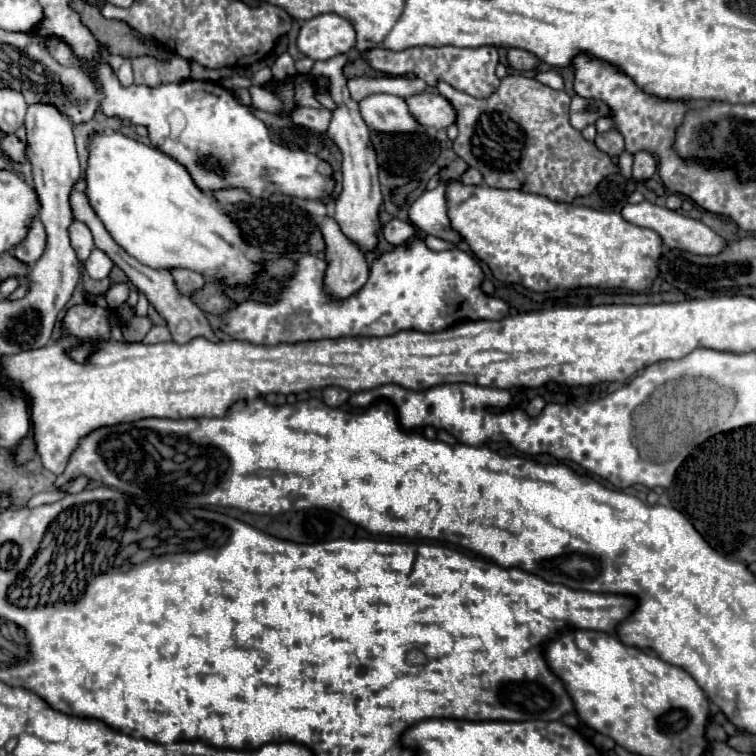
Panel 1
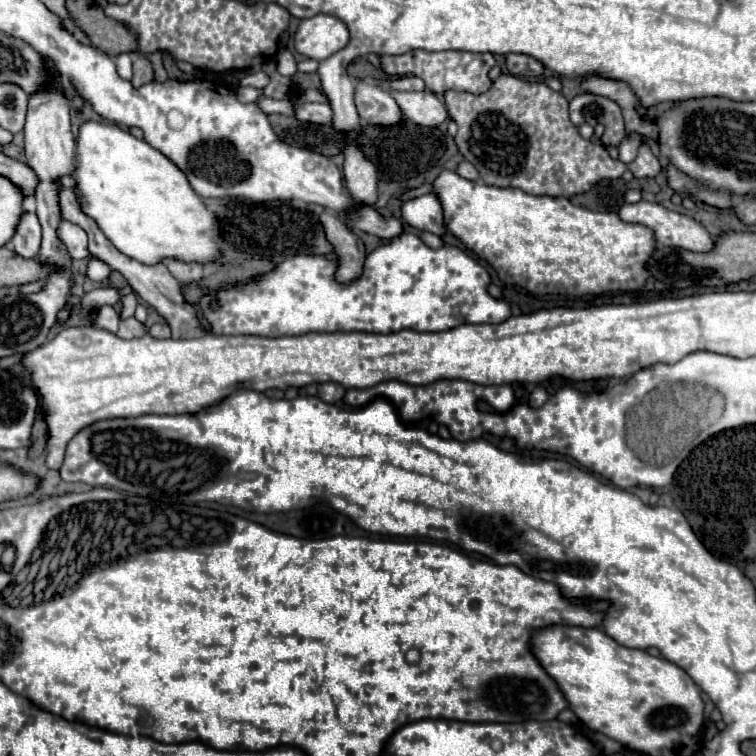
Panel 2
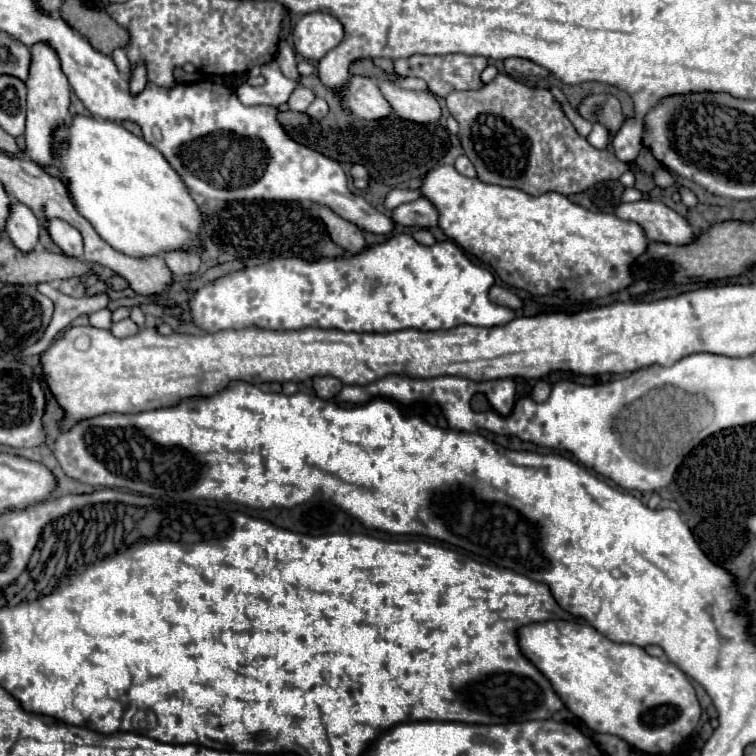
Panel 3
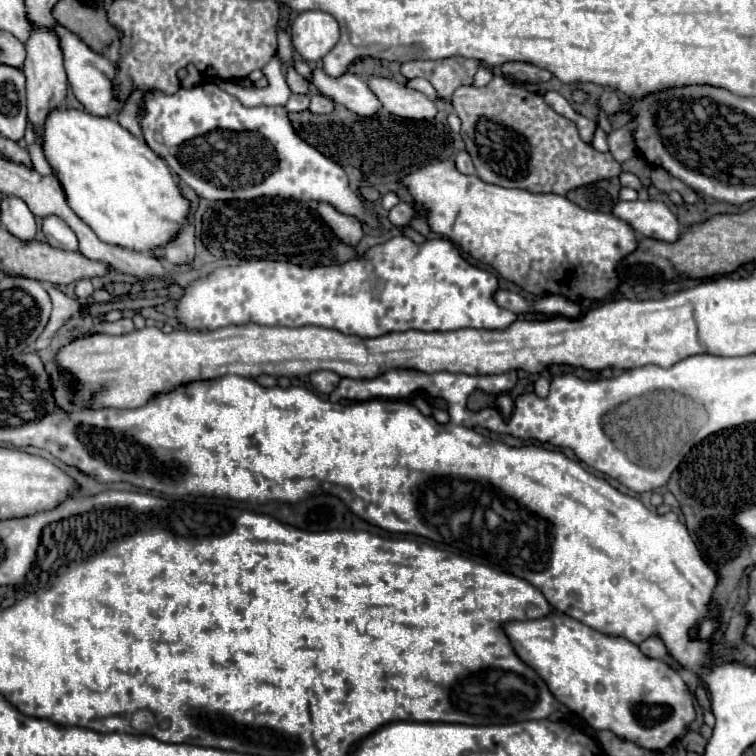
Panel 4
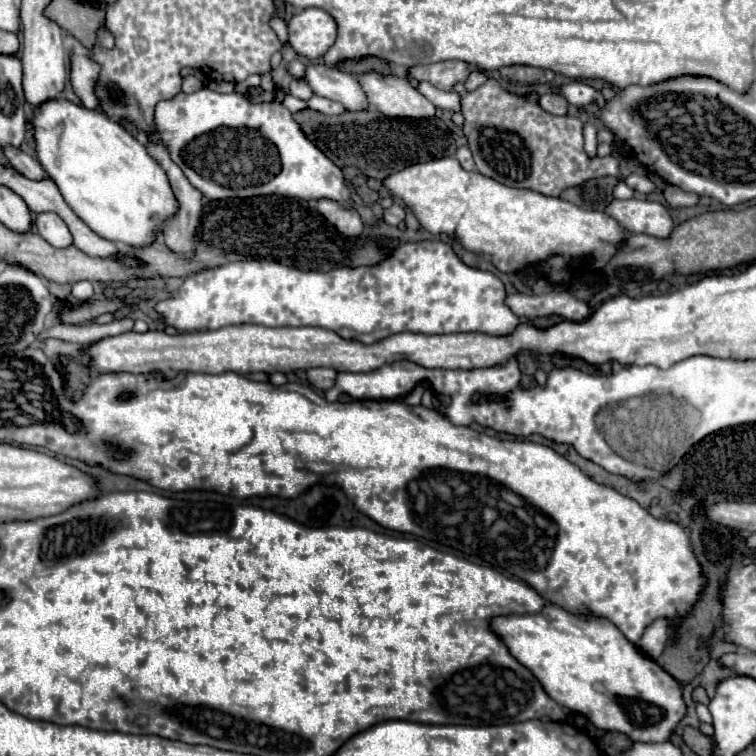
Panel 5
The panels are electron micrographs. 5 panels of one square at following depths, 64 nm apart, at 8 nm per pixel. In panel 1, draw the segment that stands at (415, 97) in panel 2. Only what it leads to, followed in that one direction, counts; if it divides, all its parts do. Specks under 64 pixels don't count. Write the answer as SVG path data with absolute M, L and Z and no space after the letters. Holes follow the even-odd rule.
M422 92L406 98L410 112L424 128L446 130L456 124L456 110L452 104L438 92Z

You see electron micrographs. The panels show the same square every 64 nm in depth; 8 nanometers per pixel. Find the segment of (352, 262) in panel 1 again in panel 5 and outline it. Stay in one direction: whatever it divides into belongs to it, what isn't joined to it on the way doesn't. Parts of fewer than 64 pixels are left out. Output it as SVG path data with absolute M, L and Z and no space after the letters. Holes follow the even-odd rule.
M320 200L318 202L318 212L330 222L334 224L334 228L344 234L344 236L360 236L362 234L362 220L358 216L358 212L354 208L346 208L338 202L332 200Z

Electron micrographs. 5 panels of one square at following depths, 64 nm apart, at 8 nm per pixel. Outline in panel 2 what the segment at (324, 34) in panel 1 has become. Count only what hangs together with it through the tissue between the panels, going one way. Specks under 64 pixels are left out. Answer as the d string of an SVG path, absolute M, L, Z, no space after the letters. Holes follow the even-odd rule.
M316 14L302 20L294 36L296 50L318 62L336 54L348 44L348 40L350 36L346 24L332 14Z

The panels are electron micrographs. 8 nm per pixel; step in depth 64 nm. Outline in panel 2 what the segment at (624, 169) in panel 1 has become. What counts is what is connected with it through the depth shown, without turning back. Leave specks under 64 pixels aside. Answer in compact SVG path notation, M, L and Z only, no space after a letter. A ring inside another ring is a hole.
M630 136L626 138L620 146L618 146L618 152L620 152L620 162L624 164L630 164L634 158L636 158L636 152L638 152L638 146L640 146L640 136Z

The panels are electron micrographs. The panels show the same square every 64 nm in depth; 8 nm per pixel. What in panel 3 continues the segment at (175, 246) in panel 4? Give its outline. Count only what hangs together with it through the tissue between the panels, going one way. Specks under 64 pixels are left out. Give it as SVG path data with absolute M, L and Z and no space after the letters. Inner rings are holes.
M166 252L166 266L174 276L192 276L198 274L202 262L196 252Z

